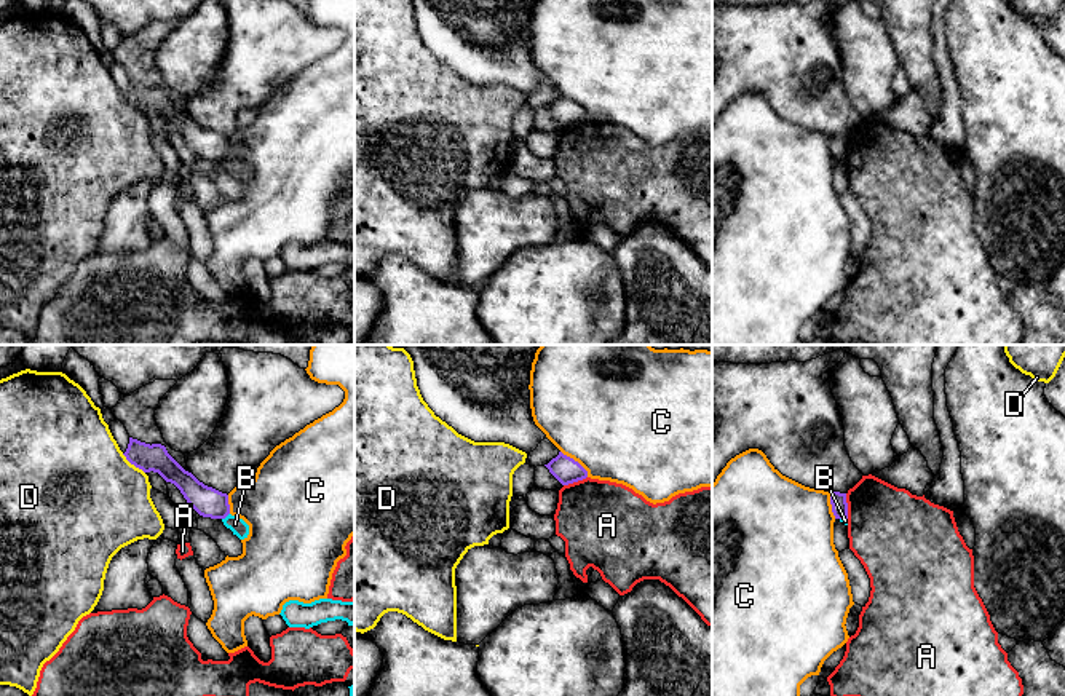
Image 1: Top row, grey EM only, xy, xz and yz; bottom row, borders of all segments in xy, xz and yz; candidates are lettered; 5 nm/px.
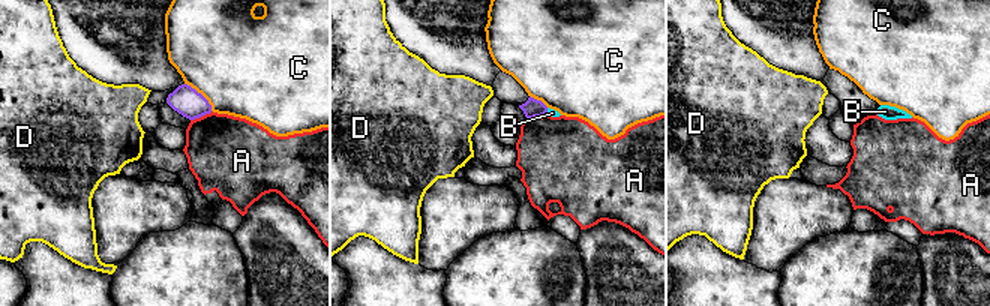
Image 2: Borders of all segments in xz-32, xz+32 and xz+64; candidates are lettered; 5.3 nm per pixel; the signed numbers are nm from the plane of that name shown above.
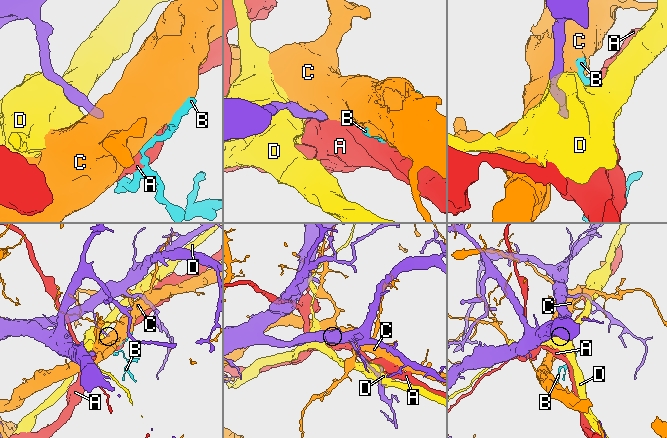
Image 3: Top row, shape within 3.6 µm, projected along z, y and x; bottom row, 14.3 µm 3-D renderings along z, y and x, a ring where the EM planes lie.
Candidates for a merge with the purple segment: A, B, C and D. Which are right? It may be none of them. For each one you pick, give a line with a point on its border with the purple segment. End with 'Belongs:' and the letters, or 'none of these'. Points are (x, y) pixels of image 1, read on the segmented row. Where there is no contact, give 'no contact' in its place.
Belongs: none of these

